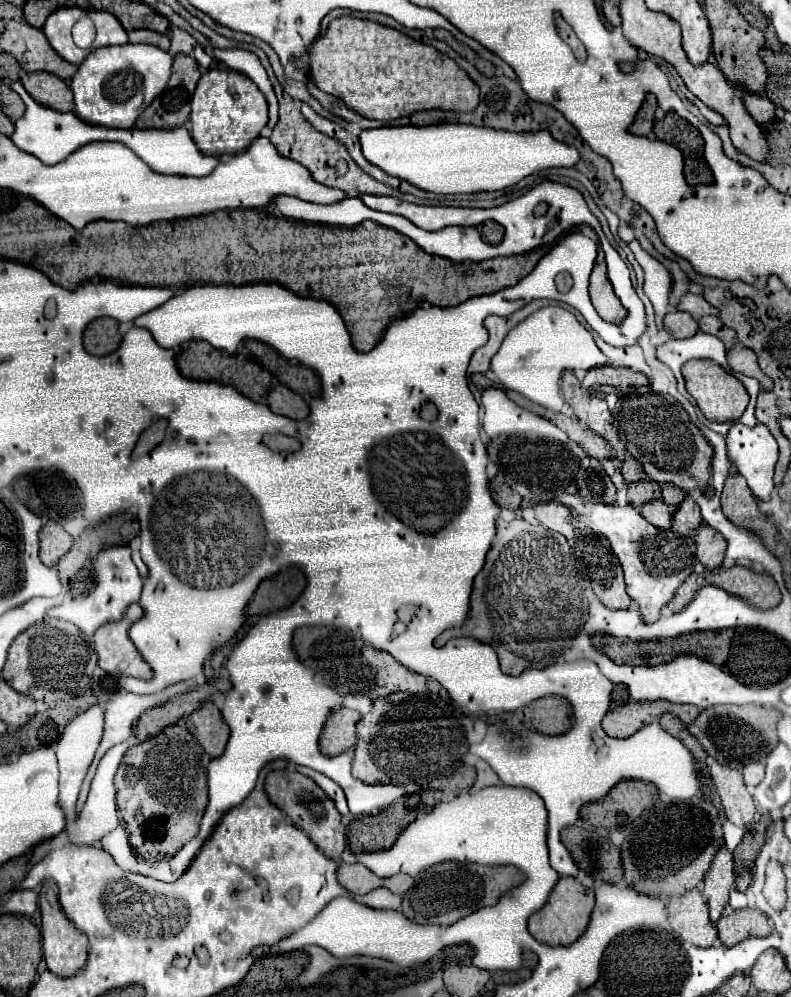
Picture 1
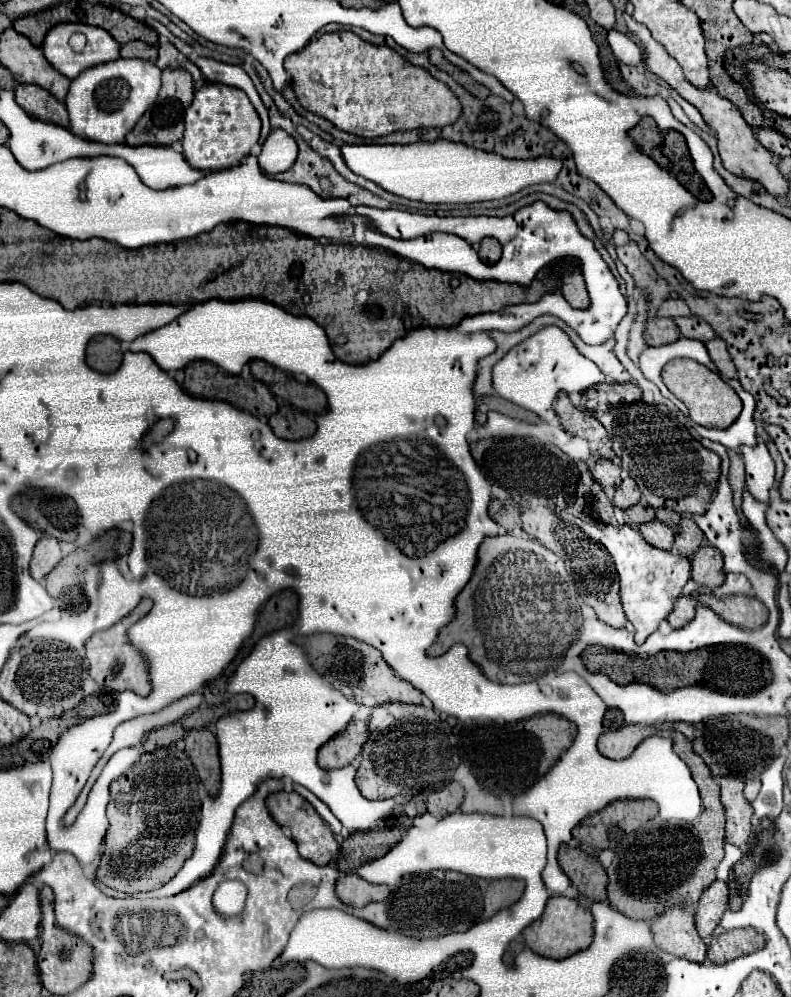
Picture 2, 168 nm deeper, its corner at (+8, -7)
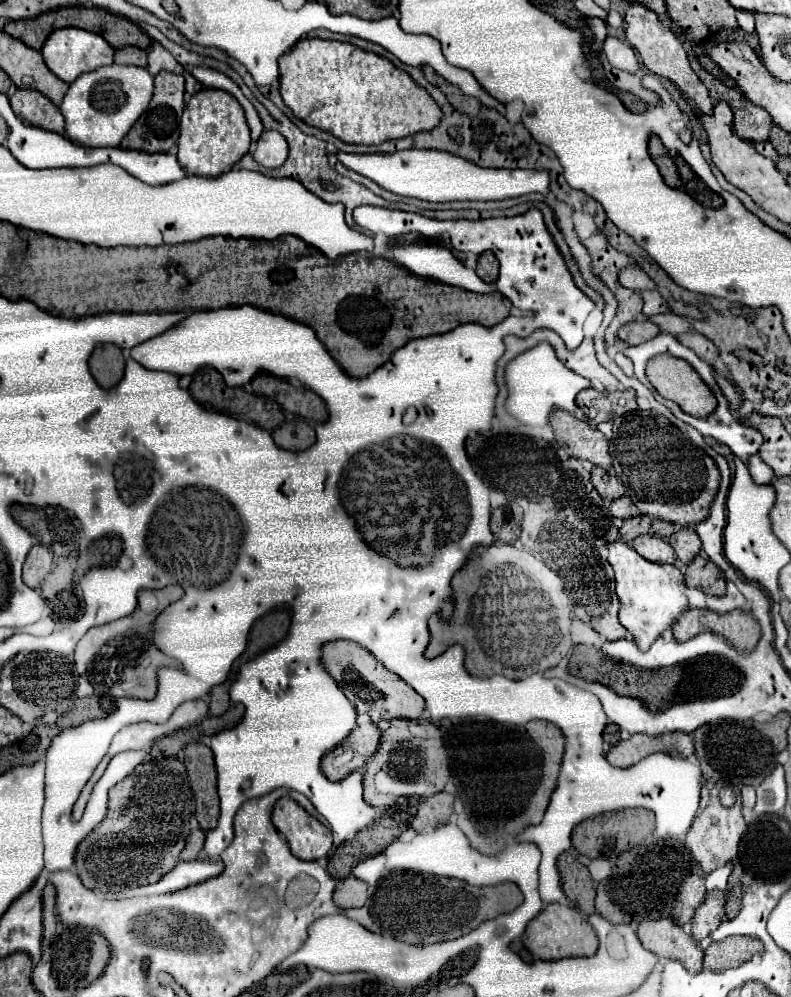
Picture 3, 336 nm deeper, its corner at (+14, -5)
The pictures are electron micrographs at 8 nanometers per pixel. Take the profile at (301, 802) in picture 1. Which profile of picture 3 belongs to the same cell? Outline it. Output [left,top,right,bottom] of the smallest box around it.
[272,797,332,859]

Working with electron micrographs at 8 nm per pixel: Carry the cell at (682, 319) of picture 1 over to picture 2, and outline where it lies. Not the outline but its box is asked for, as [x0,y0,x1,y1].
[644,317,680,345]

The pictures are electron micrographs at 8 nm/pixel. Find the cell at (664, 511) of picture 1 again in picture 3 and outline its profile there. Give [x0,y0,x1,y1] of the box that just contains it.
[632,533,676,563]

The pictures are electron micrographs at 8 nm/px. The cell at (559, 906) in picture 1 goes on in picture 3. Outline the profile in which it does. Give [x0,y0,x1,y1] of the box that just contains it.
[522,903,598,961]

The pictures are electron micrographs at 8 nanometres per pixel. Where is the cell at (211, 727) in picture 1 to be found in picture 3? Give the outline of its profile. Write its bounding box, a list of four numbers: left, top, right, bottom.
[184,741,220,829]

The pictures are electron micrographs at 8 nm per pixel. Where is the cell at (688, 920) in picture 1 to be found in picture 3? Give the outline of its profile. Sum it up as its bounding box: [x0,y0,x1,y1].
[638,917,702,973]

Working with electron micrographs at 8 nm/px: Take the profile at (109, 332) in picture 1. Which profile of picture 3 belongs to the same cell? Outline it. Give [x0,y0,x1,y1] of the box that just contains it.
[88,343,124,389]

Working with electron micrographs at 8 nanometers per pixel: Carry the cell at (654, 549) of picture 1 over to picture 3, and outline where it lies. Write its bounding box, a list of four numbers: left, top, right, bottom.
[608,541,688,651]

